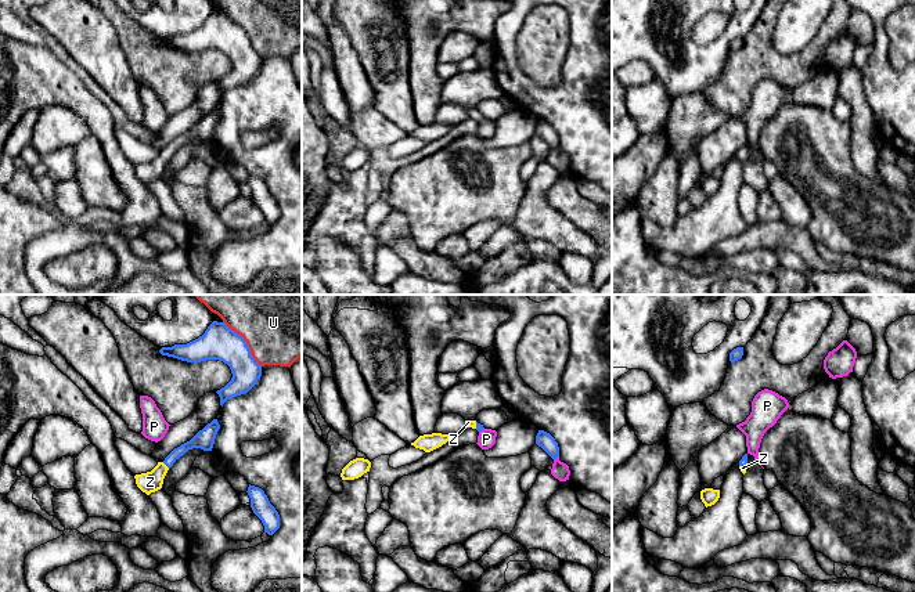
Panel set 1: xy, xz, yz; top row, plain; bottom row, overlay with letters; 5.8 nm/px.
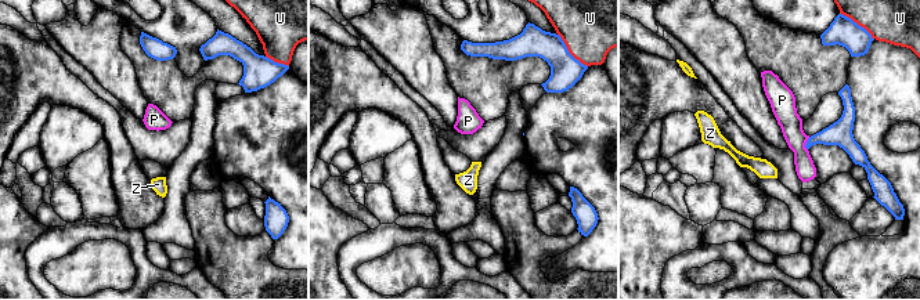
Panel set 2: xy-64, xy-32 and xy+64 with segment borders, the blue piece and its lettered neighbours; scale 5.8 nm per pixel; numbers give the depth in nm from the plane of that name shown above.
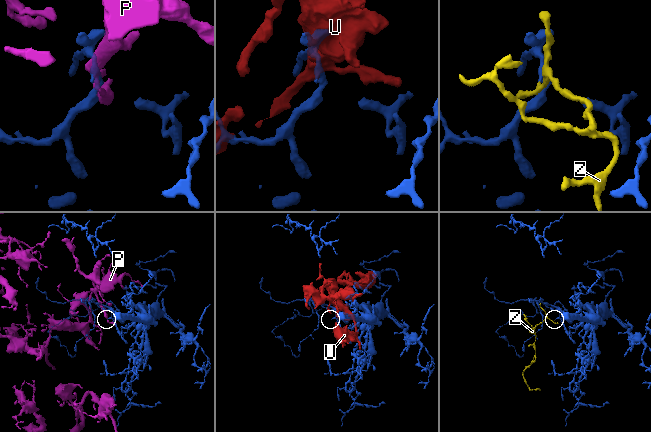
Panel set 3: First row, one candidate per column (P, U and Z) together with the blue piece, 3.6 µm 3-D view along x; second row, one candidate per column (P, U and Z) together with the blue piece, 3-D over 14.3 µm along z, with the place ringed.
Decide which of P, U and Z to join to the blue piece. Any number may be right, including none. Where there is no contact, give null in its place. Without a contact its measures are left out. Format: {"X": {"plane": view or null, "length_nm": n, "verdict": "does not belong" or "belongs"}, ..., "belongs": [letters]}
{"P": {"plane": "xz", "length_nm": 40, "verdict": "does not belong"}, "U": {"plane": "xy", "length_nm": 340, "verdict": "does not belong"}, "Z": {"plane": "xy", "length_nm": 50, "verdict": "belongs"}, "belongs": ["Z"]}

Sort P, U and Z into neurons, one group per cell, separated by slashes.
P / U / Z

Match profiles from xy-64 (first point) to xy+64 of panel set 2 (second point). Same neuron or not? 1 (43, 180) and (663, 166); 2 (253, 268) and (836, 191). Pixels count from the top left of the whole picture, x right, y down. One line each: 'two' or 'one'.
1: two
2: two

